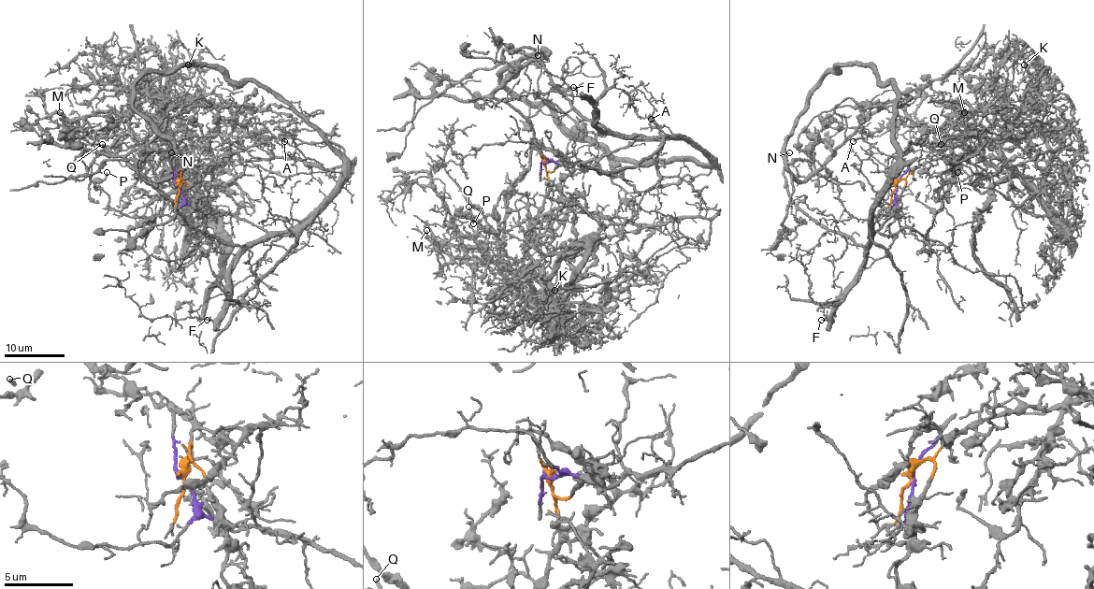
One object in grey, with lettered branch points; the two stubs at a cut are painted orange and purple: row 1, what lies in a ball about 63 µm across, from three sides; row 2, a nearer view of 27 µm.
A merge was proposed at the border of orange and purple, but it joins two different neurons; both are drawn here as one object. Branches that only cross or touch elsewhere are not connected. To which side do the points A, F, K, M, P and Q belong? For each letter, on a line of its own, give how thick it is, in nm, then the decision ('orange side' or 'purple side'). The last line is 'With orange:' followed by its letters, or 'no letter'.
A: 140 nm thick; purple side
F: 100 nm thick; purple side
K: 110 nm thick; orange side
M: 110 nm thick; orange side
P: 190 nm thick; orange side
Q: 140 nm thick; orange side
With orange: K, M, P, Q

